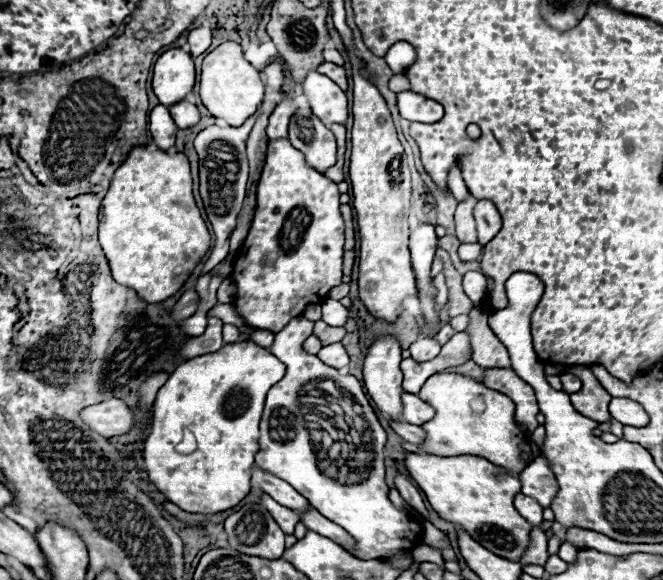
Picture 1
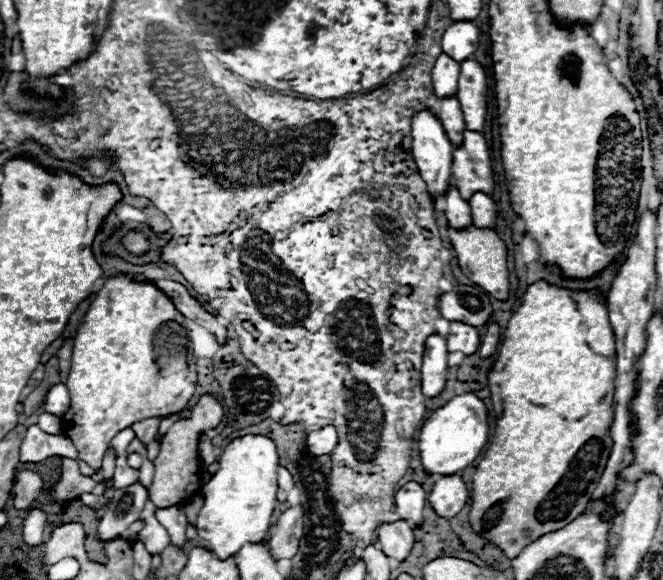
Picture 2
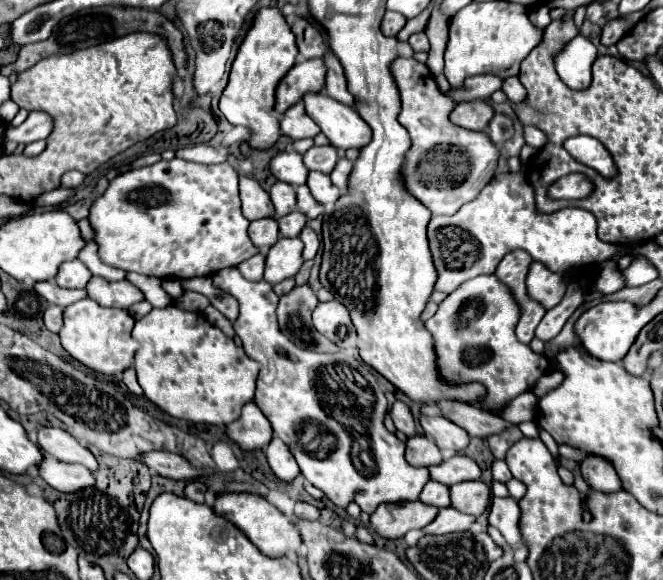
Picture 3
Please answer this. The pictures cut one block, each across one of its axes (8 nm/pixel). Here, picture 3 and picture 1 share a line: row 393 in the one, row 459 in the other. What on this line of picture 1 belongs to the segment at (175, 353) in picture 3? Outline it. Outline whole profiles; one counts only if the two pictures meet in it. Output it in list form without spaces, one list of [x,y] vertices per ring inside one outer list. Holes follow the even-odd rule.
[[[250,340],[226,344],[218,352],[196,356],[180,364],[156,394],[150,434],[142,450],[148,478],[158,488],[158,492],[162,492],[178,508],[192,514],[218,514],[244,500],[250,492],[252,466],[258,452],[258,422],[266,392],[284,376],[284,372],[284,364],[276,360],[268,348],[256,346]],[[184,432],[190,432],[196,440],[196,448],[190,454],[176,450],[176,446],[184,440]]]

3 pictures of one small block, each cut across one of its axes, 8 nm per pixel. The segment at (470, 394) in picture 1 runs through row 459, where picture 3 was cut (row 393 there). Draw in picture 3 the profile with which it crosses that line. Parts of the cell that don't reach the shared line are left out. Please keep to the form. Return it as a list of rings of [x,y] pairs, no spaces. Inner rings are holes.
[[[490,274],[476,276],[458,286],[440,302],[438,312],[426,322],[426,328],[434,338],[440,378],[448,384],[480,382],[486,388],[486,396],[472,404],[478,410],[500,414],[512,398],[530,390],[550,366],[544,356],[516,340],[514,328],[518,320],[520,306],[516,304],[512,290]]]

